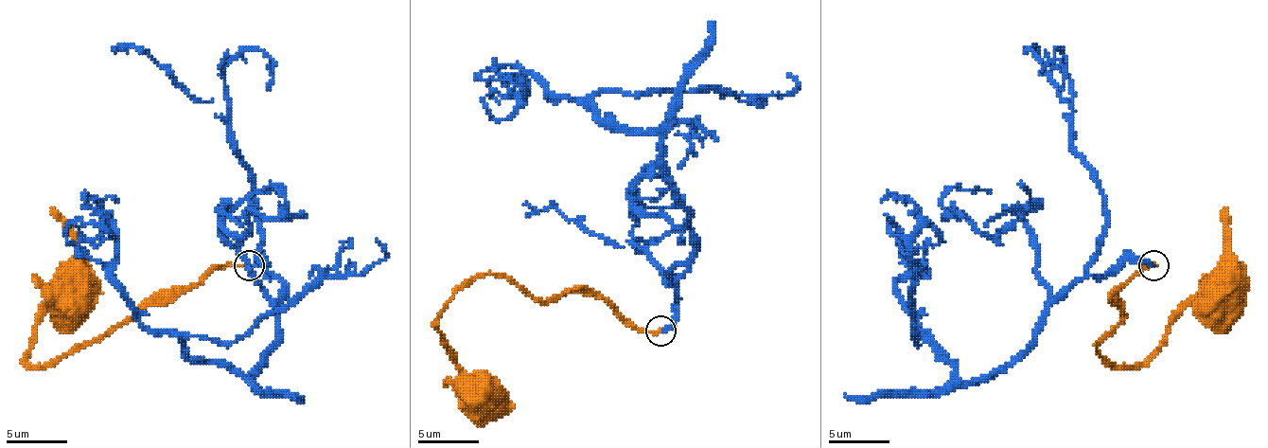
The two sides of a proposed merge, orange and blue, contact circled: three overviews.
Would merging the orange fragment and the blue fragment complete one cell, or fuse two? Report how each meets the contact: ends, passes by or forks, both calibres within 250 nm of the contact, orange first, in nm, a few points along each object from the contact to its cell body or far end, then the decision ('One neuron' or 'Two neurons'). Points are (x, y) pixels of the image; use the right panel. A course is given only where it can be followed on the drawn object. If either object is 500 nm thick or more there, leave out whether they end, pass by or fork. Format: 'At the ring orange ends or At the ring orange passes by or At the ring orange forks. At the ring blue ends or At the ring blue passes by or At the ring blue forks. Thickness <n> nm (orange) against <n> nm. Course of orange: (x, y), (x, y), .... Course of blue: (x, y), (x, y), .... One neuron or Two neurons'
At the ring orange ends. At the ring blue ends. Thickness 240 nm (orange) against 280 nm. Course of orange: (1154, 265), (1115, 293), (1124, 317), (1097, 345), (1118, 366), (1145, 363), (1175, 317), (1215, 284), (1218, 290). Course of blue: (1154, 265), (1120, 259), (1072, 280), (1024, 350), (978, 378), (957, 378), (914, 338), (917, 275), (896, 239). One neuron

